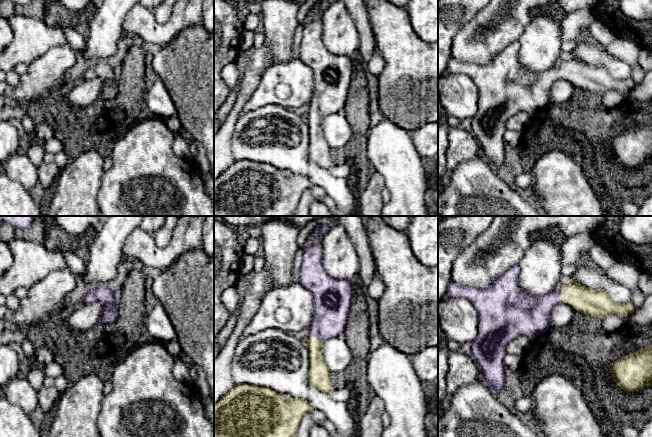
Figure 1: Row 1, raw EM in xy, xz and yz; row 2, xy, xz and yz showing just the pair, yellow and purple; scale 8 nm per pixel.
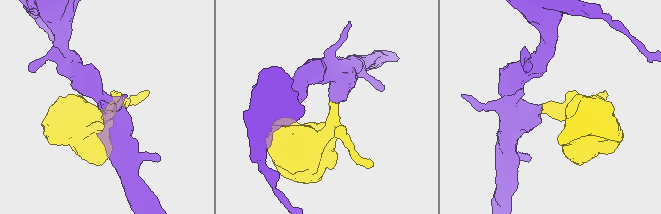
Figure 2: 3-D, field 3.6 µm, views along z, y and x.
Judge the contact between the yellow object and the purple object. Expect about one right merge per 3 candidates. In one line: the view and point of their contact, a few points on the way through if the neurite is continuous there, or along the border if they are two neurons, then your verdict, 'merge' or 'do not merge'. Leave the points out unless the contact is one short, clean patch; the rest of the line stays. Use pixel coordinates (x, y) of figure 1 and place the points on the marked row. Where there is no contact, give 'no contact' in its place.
meets yellow in xz at (315, 339); runs through xz (318, 370), (315, 339), (329, 321), (331, 313); merge

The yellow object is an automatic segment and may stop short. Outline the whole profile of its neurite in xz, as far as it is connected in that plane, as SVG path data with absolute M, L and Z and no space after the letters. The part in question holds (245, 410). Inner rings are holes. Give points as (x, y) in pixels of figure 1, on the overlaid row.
M235 385L214 405L214 437L295 437L301 420L314 409L304 399L285 399L266 387Z

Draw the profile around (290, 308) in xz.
M300 283L271 288L239 340L265 329L285 332L309 329L314 315L313 294Z

